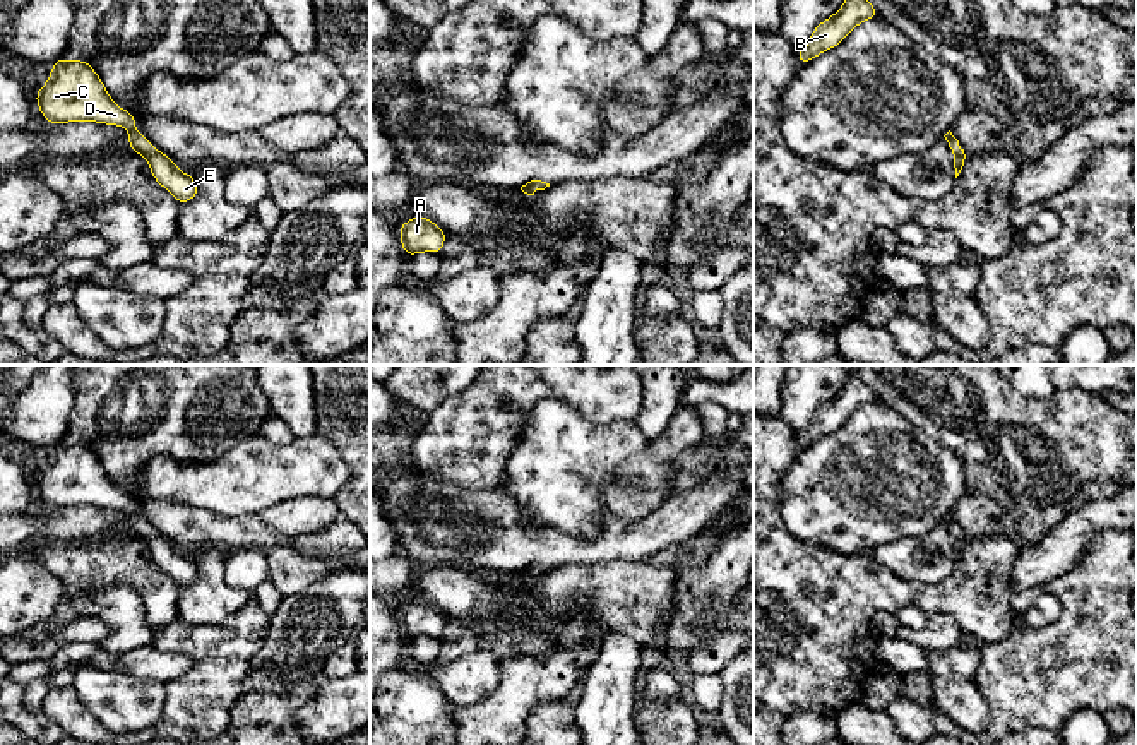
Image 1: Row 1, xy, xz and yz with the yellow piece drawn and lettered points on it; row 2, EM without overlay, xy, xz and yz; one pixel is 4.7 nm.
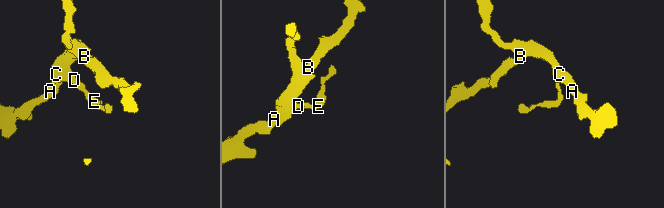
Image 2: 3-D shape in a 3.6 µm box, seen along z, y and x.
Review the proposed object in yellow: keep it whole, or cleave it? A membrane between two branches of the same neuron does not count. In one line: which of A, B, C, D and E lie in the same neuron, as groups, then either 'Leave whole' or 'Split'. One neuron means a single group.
Groups: A B C D E. Leave whole

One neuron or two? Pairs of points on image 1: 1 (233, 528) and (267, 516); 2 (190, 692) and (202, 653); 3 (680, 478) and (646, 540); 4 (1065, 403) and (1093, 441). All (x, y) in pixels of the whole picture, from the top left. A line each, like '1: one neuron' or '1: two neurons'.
1: two neurons
2: one neuron
3: two neurons
4: one neuron

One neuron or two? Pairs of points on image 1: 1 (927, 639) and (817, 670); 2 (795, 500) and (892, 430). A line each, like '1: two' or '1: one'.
1: two
2: one

